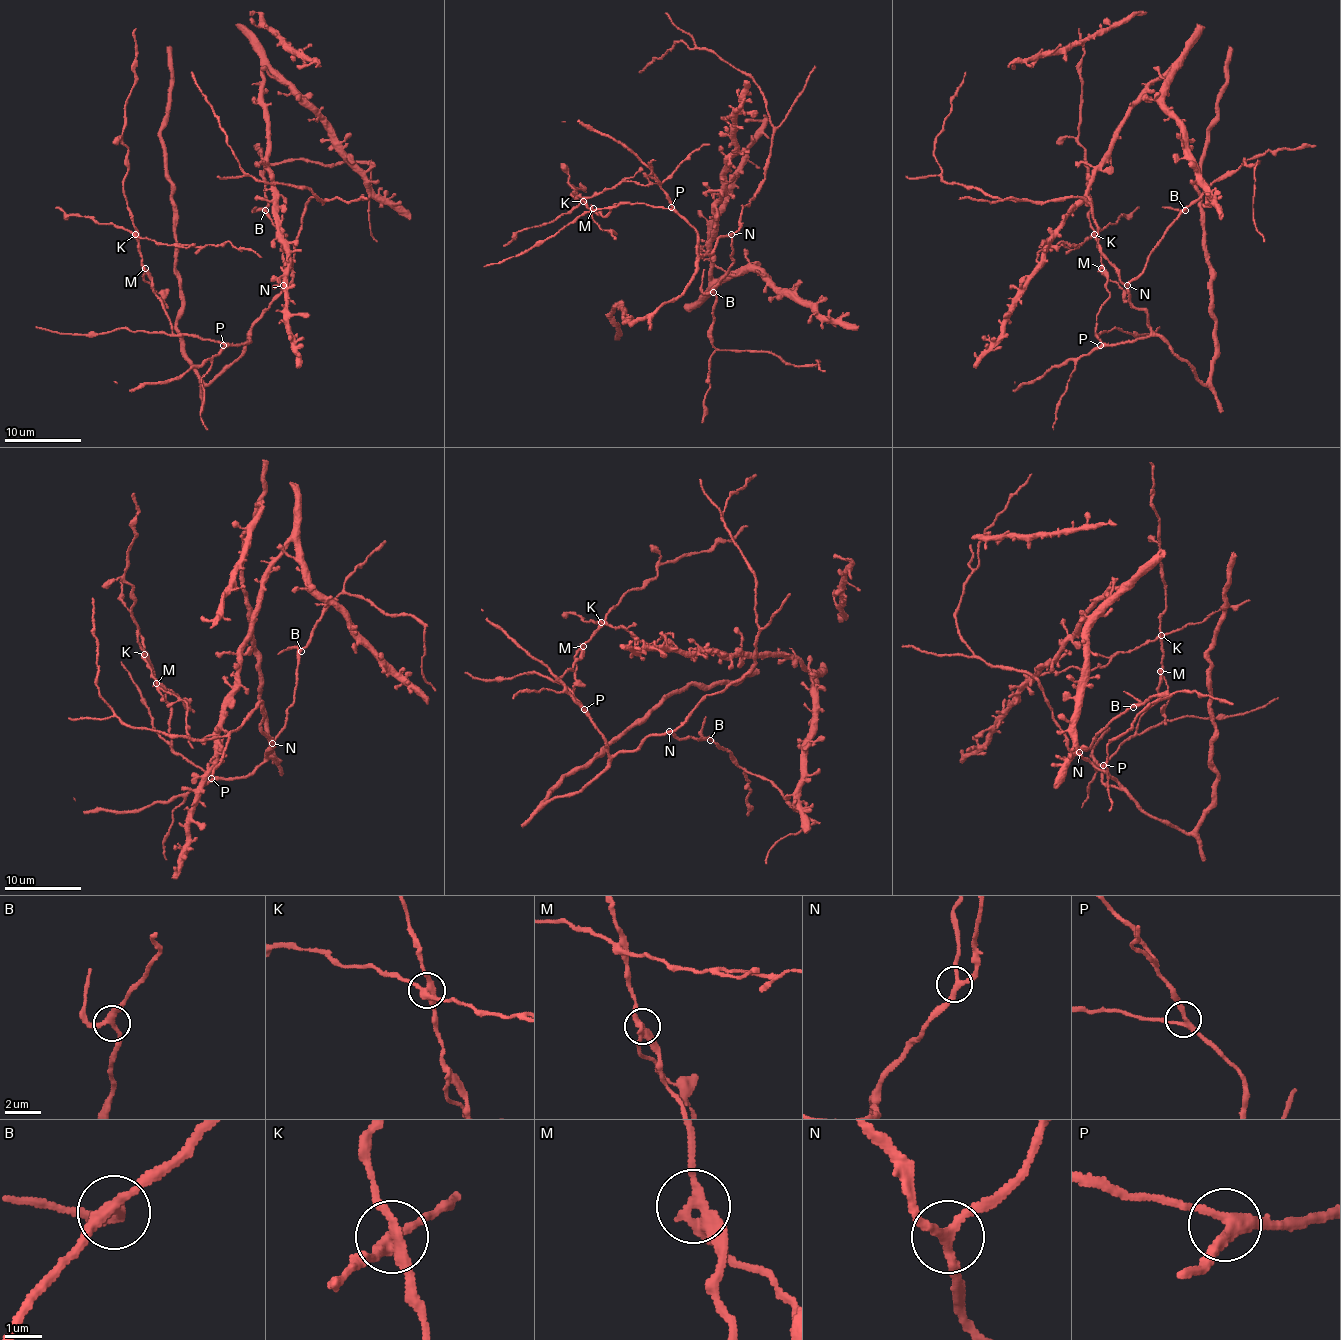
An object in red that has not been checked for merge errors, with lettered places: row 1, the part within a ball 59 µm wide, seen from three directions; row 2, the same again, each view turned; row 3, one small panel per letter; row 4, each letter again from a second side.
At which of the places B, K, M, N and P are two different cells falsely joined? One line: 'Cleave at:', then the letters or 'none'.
Cleave at: K, M

